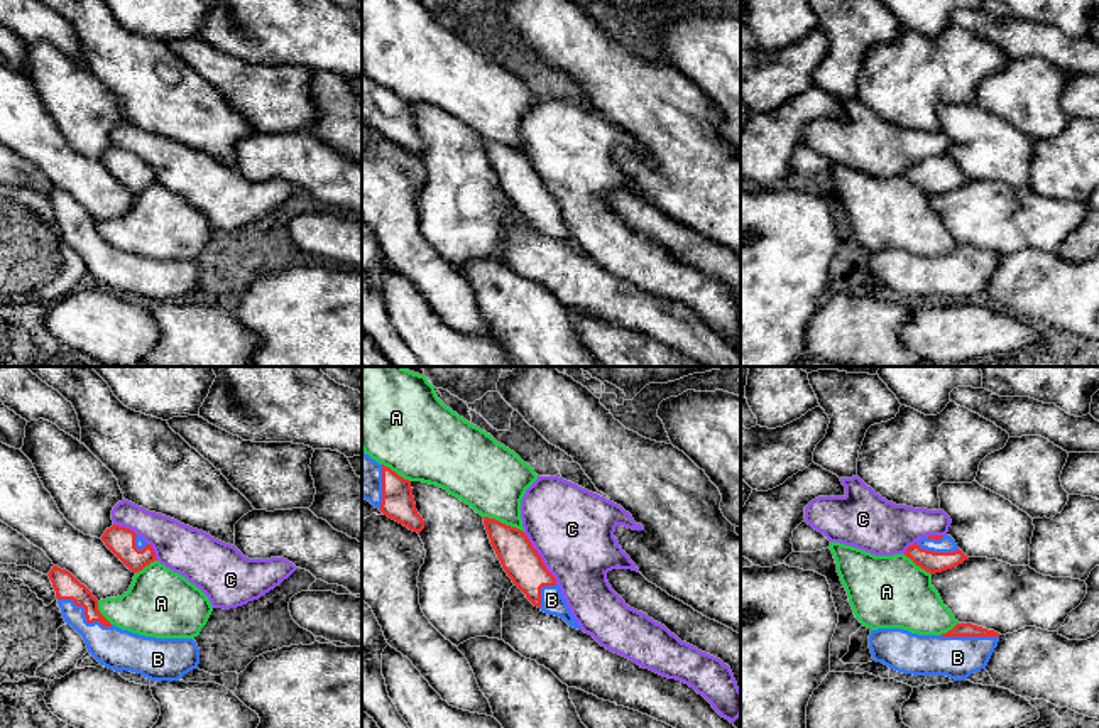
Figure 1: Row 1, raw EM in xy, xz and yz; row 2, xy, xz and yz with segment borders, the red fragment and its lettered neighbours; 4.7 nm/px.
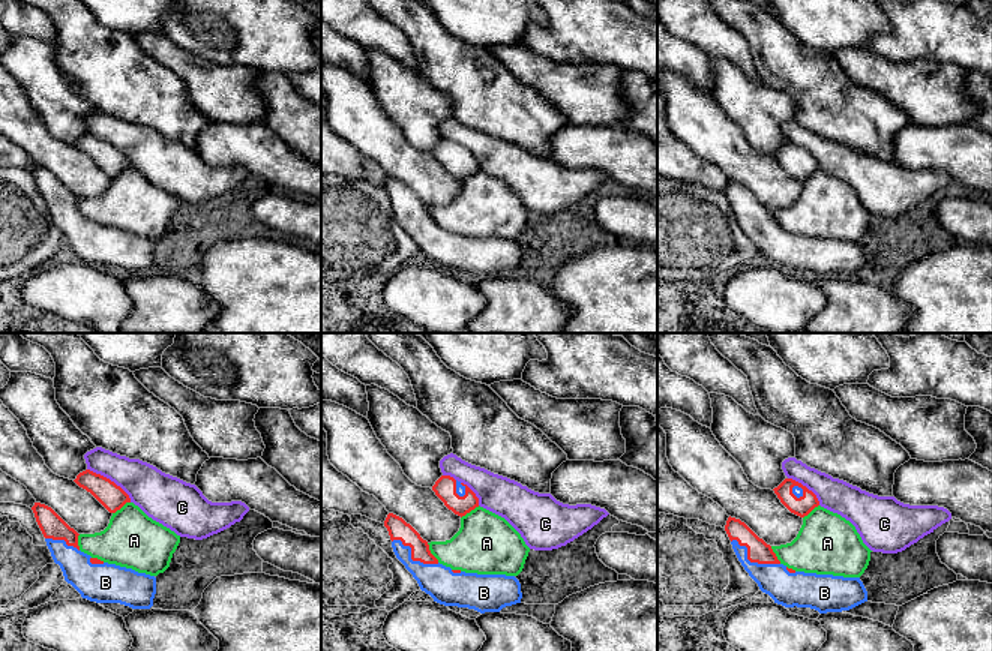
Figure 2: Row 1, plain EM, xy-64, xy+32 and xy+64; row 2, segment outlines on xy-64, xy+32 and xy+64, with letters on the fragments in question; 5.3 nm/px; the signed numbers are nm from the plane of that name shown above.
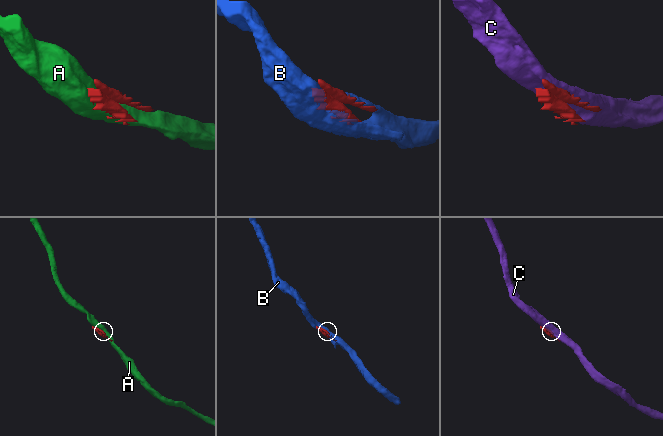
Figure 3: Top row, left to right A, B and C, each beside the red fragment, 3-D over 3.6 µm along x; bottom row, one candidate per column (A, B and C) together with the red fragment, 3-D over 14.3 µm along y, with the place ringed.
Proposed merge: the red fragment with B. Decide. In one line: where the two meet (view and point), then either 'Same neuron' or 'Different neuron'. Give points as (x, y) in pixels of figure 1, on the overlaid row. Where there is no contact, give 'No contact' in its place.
Touches red at xy (85, 615). Same neuron

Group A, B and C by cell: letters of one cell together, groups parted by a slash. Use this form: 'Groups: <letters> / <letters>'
Groups: A / B / C

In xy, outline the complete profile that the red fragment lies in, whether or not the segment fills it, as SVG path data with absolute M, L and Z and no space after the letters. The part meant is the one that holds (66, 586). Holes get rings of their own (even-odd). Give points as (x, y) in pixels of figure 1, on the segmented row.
M52 566L47 576L64 622L83 637L101 666L157 682L179 681L198 669L200 649L193 638L156 638L122 630L100 613L98 600L69 571Z

